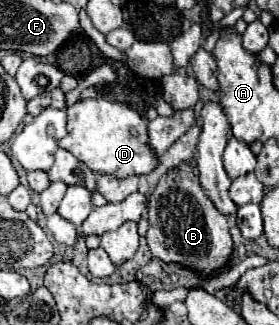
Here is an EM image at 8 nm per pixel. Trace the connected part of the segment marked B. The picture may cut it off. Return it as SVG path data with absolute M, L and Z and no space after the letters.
M170 169L162 175L148 203L148 223L148 247L162 263L178 263L206 279L214 279L230 269L234 249L230 221L212 205L200 183L190 179L184 171Z

